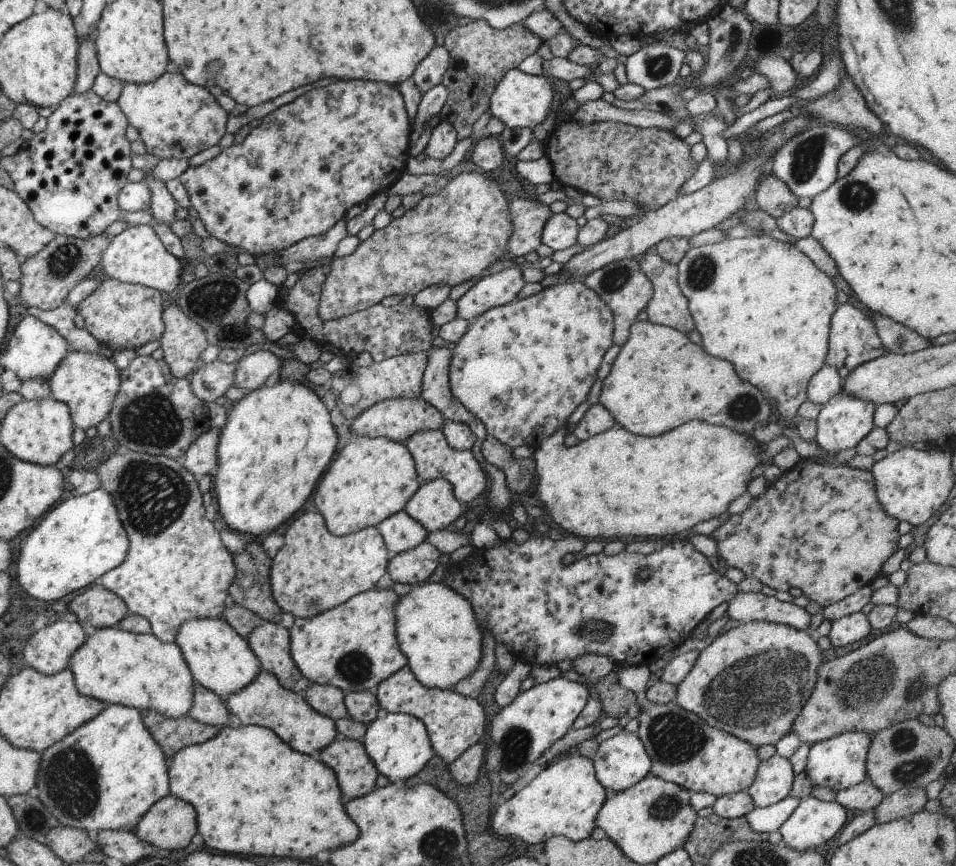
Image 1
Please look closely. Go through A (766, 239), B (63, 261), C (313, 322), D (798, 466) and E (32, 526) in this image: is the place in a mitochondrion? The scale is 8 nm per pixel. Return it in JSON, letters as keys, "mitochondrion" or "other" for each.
{"A":"other","B":"mitochondrion","C":"other","D":"other","E":"other"}

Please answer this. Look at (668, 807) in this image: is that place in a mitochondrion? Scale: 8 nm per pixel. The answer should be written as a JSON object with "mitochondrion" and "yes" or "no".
{"mitochondrion":"yes"}

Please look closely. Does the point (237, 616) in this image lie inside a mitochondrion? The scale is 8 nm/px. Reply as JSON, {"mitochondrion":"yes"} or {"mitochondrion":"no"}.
{"mitochondrion":"no"}

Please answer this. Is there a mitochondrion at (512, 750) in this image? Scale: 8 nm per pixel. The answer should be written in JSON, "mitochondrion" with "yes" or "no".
{"mitochondrion":"yes"}

